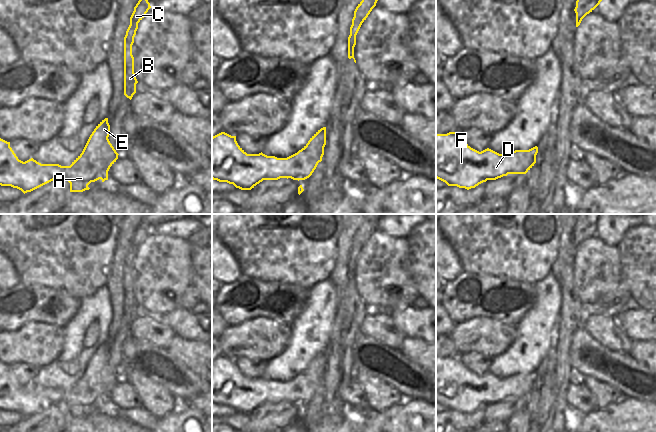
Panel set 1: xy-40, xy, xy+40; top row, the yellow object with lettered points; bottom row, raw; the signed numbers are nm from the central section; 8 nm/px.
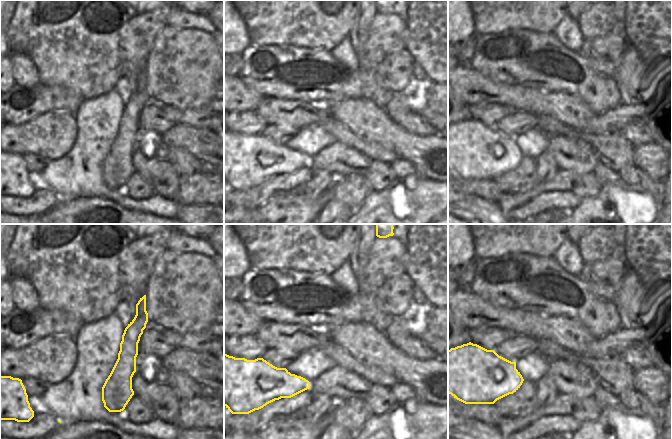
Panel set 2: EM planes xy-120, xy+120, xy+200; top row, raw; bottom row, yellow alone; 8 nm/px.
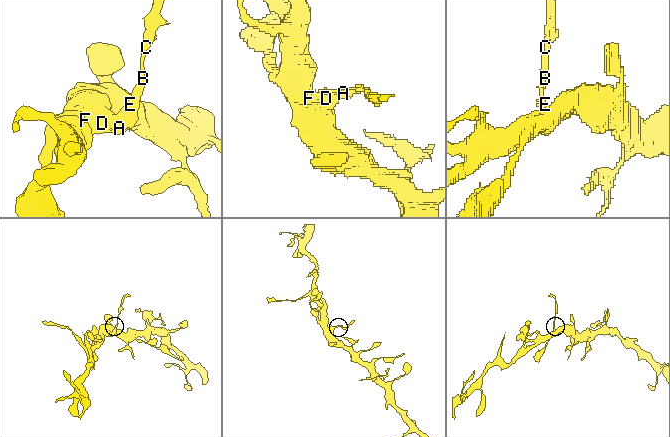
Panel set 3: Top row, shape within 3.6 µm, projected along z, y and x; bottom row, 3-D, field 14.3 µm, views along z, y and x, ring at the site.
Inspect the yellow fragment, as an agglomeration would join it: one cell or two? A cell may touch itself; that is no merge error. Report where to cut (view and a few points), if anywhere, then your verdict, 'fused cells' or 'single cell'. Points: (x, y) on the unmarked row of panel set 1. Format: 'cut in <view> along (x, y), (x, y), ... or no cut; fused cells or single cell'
cut in xy along (298, 375), (299, 379), (290, 395), (289, 401); fused cells

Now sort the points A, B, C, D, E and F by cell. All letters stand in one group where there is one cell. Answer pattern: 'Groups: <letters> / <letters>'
Groups: A B C E / D F

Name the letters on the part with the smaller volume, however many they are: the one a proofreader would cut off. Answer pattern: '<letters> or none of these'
A, B, C, E

